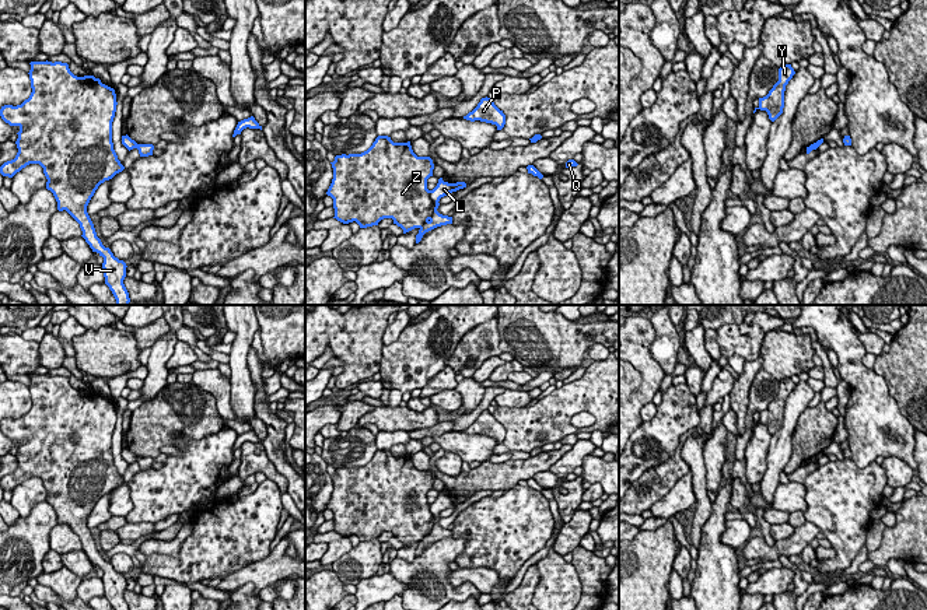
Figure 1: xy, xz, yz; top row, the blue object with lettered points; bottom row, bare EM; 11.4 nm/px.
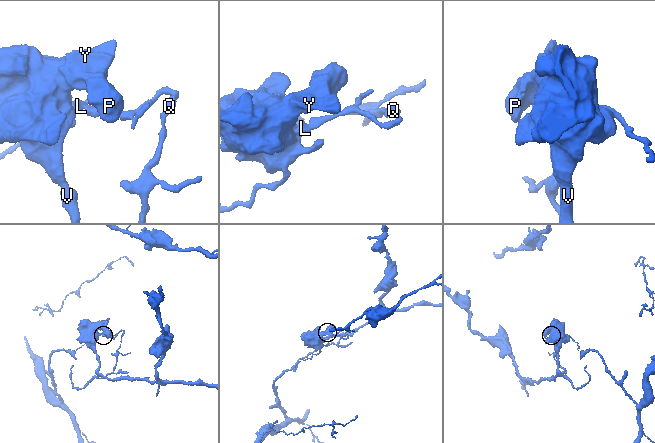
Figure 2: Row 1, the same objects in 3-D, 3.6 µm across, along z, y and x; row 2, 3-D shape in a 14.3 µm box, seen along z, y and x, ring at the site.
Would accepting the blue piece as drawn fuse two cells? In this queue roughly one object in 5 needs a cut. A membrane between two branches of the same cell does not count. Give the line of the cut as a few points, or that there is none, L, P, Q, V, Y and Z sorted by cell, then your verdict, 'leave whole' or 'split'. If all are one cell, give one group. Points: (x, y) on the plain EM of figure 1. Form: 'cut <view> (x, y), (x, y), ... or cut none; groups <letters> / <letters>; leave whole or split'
cut xz (429, 504), (433, 516), (430, 532); groups L / P Q V Y Z; split

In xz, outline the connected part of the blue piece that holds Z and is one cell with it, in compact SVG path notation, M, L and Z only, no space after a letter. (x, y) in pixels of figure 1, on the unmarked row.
M378 449L372 459L361 467L336 469L330 476L333 492L326 505L333 512L335 530L343 537L356 534L360 541L378 539L384 532L392 532L393 537L403 543L403 547L421 541L434 526L434 516L427 502L427 492L433 490L434 477L430 470L417 470L407 456L393 456L388 449Z

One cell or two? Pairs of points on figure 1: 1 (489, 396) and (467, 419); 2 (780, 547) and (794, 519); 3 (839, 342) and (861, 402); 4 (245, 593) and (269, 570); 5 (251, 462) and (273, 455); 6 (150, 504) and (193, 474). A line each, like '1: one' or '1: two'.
1: one
2: two
3: one
4: two
5: two
6: one

